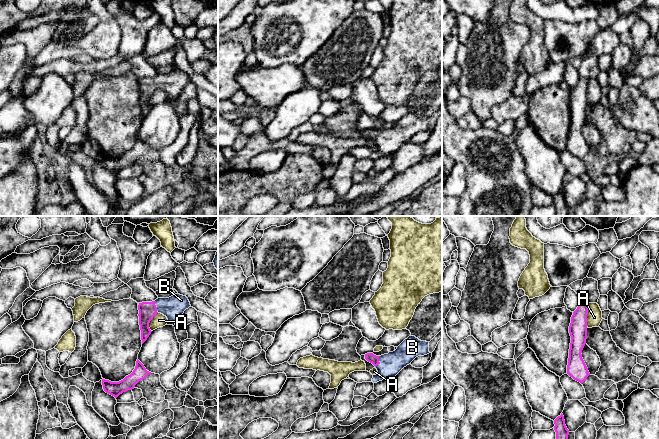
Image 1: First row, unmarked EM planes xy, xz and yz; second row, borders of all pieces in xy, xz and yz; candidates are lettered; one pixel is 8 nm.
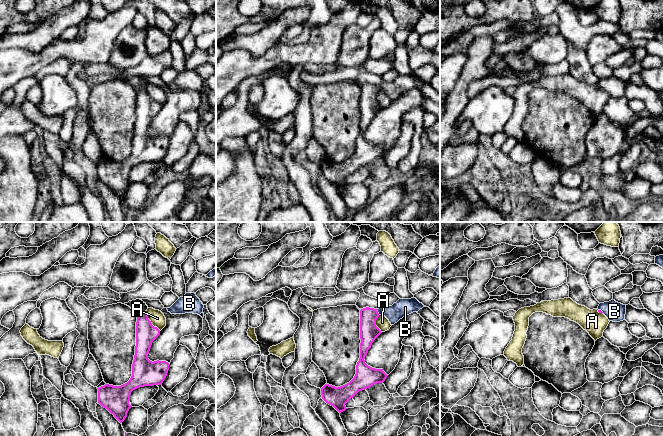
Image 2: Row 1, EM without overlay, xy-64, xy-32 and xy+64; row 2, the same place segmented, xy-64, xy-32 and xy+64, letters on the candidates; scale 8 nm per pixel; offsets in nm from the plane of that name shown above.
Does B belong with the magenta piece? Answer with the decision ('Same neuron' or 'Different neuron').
Same neuron

